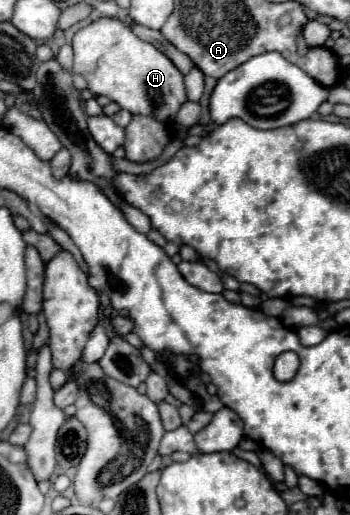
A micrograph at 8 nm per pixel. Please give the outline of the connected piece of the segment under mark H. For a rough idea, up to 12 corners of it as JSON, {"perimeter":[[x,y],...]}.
{"perimeter":[[118,17],[72,37],[74,73],[122,109],[172,121],[184,77]]}

